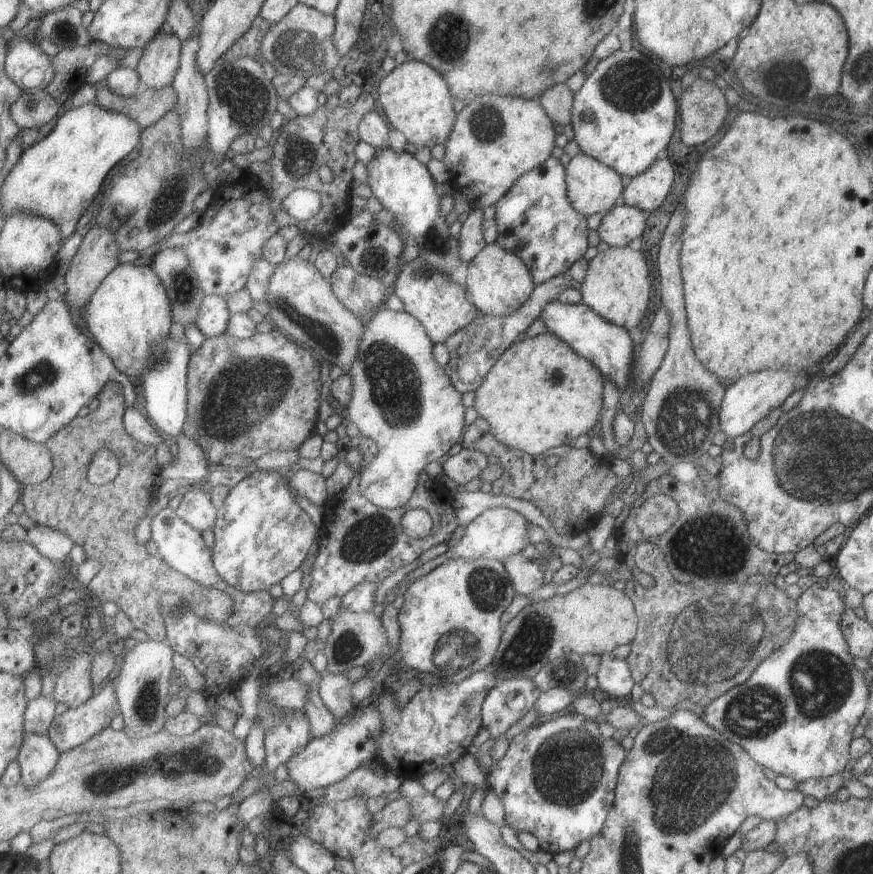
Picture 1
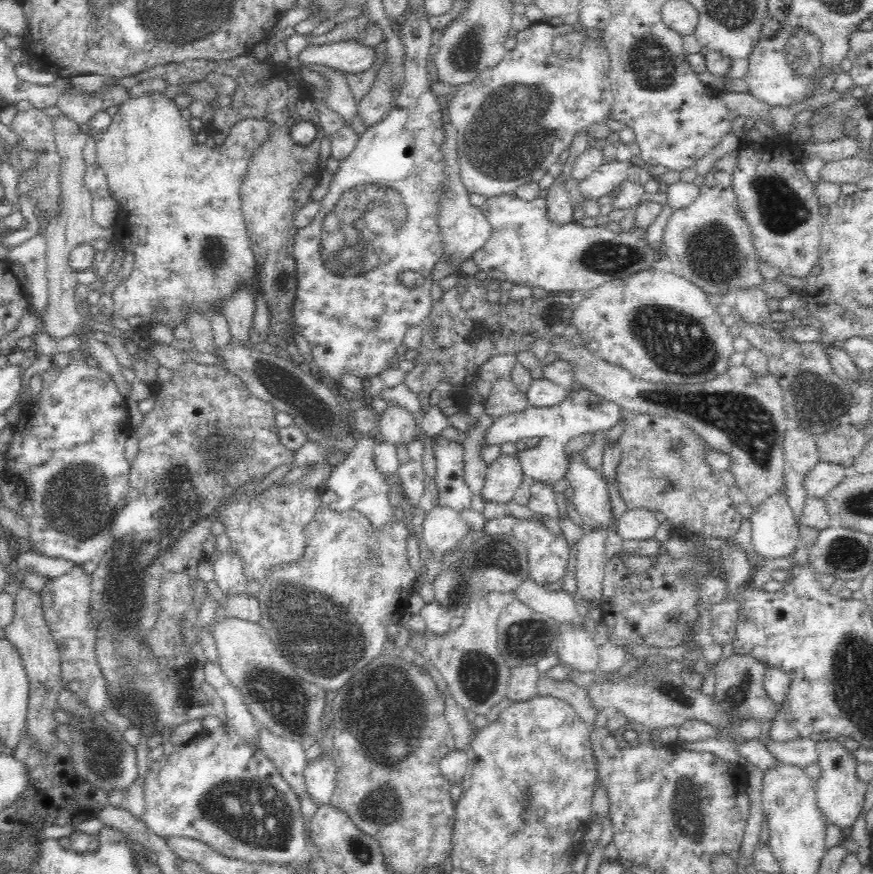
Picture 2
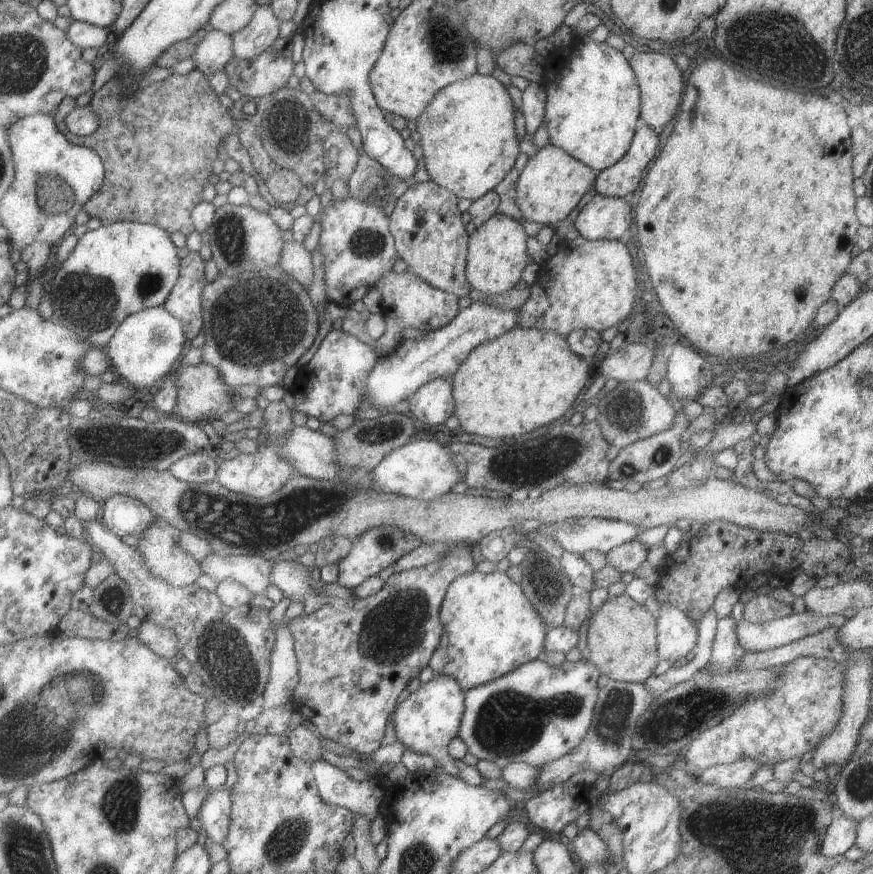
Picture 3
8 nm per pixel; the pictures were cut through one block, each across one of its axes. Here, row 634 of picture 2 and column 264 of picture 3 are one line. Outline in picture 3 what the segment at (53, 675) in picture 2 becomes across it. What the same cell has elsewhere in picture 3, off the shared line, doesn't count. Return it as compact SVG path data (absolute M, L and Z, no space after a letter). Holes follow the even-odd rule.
M261 5L254 20L238 33L232 34L236 57L251 60L266 52L279 38L281 20L271 5Z

